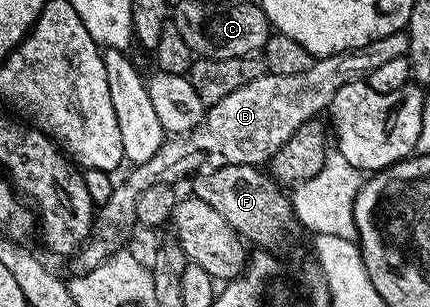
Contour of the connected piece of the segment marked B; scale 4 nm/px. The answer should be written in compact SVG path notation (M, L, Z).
M404 30L398 31L357 49L320 56L314 65L302 73L292 76L264 73L212 104L198 126L187 134L164 138L162 147L148 162L132 166L129 175L116 184L109 201L98 208L93 224L94 237L70 256L72 272L75 275L89 273L124 246L123 234L136 226L137 200L145 189L157 184L176 186L188 174L191 177L202 171L225 168L226 165L261 167L265 162L268 164L301 125L318 118L330 108L333 97L342 86L366 80L369 73L389 61L404 58L407 51L407 34Z

